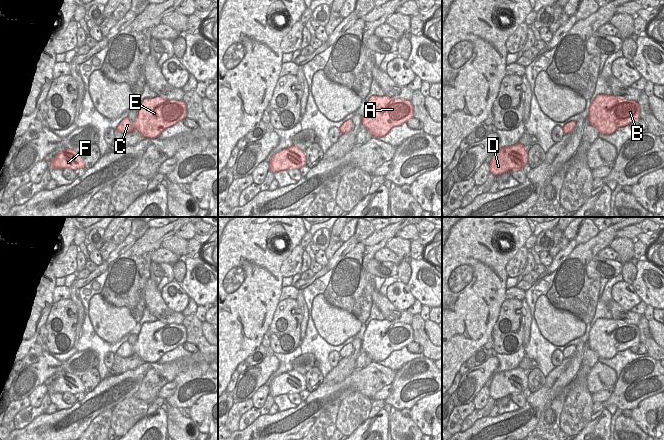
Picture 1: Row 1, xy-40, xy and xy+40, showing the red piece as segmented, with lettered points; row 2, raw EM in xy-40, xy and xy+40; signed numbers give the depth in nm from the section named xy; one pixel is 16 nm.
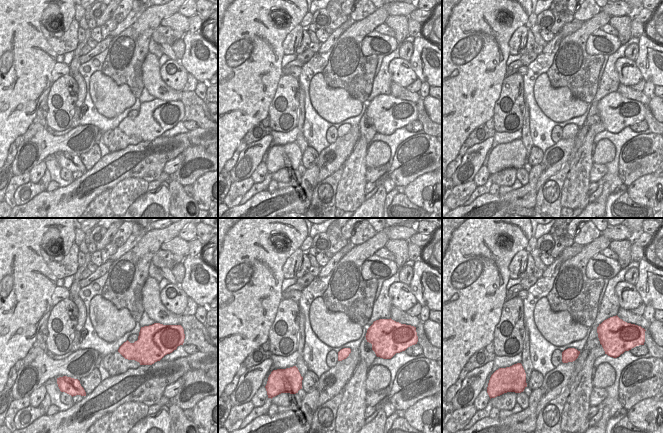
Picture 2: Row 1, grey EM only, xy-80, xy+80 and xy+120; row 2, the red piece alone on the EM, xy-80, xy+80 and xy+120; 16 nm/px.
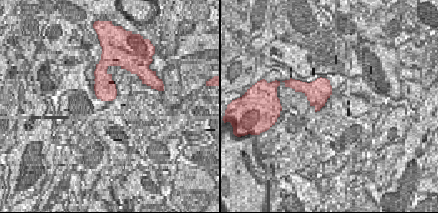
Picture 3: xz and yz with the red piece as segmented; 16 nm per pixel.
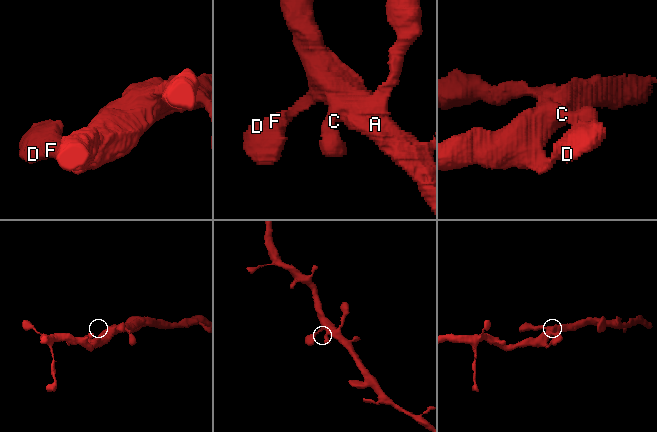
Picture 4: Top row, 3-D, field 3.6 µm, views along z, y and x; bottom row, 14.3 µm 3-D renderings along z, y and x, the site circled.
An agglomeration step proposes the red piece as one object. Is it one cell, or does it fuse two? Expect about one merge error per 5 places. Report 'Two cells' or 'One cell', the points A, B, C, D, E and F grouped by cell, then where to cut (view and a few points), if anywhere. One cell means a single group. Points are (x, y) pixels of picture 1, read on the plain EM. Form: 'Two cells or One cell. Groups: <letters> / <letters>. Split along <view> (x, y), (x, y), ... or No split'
One cell. Groups: A B C D E F. No split

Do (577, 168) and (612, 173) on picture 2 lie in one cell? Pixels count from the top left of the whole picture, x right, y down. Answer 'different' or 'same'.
different

